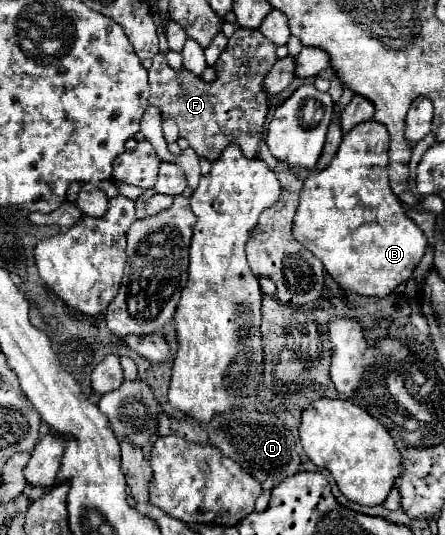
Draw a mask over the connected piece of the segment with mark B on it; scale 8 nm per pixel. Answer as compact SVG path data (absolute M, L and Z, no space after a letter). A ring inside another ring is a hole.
M369 120L345 132L337 154L325 170L313 170L301 190L293 220L293 236L309 248L345 290L361 296L387 296L413 276L427 238L405 214L387 178L389 132Z

